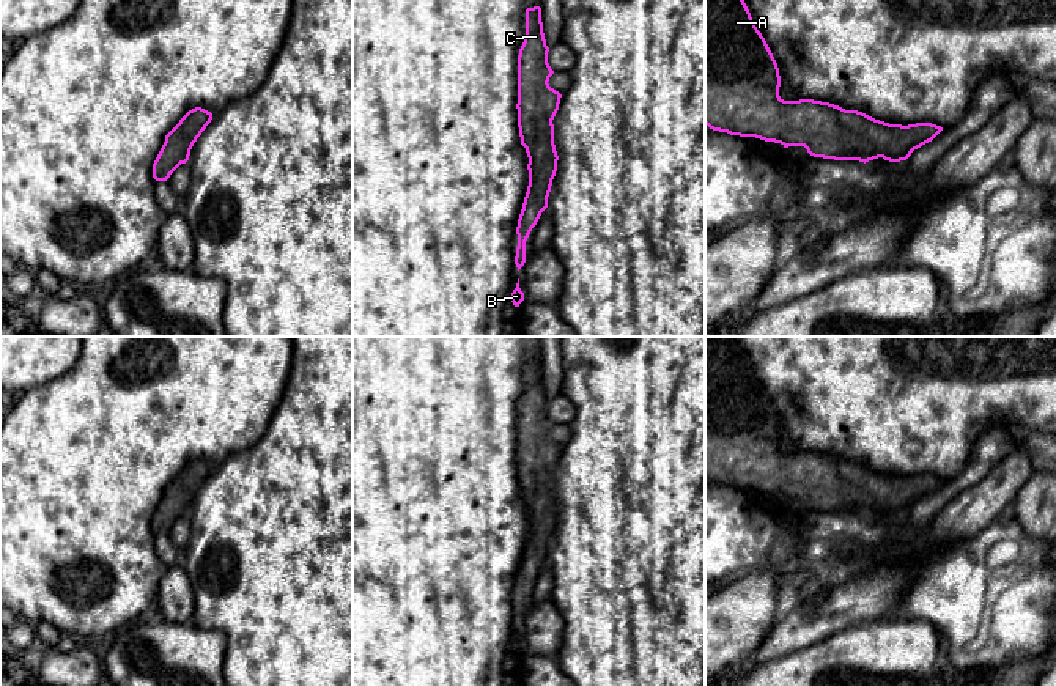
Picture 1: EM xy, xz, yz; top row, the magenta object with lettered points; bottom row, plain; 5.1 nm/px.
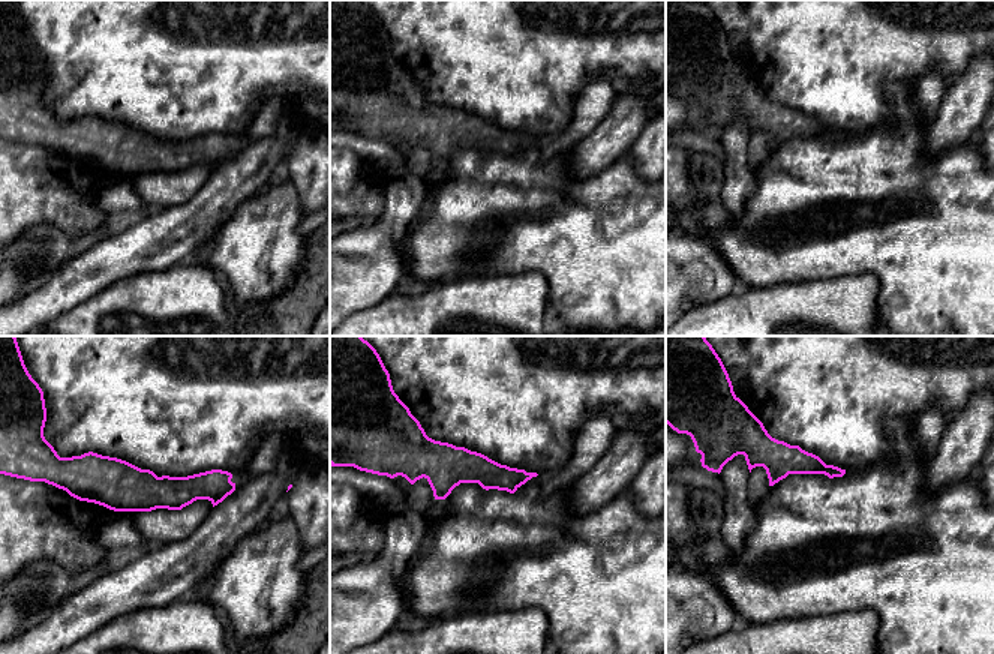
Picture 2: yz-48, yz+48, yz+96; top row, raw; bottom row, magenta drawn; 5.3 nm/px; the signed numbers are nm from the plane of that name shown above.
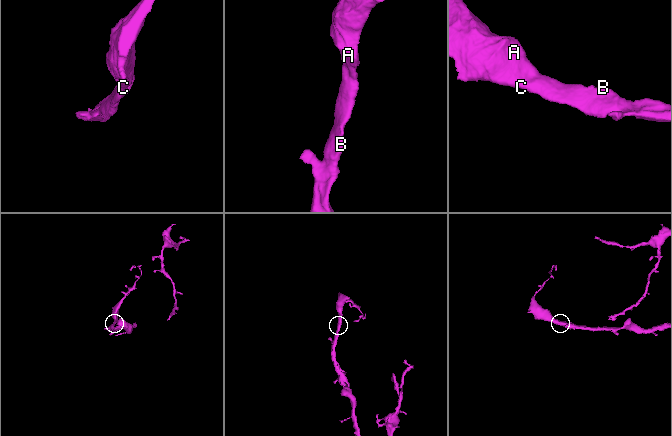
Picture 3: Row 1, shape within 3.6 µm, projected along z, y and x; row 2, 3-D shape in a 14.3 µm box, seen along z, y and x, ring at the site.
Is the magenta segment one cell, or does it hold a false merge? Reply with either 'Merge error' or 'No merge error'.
No merge error

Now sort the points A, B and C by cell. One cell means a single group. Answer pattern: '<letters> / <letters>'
A B C

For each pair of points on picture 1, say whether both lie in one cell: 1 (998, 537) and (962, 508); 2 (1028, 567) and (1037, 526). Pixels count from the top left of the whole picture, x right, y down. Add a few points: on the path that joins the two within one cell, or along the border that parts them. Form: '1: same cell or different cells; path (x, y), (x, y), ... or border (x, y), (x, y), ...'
1: different cells; border (996, 518), (952, 545)
2: different cells; border (1015, 516), (1020, 526), (1039, 540)

